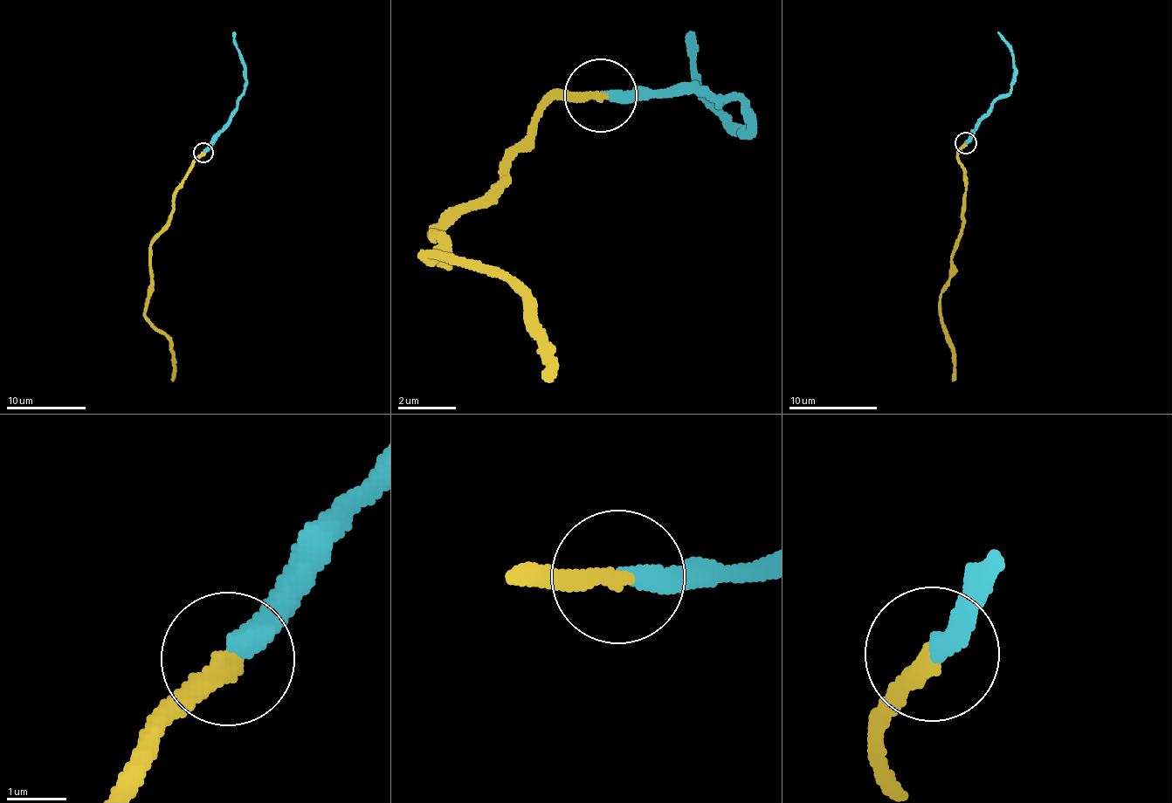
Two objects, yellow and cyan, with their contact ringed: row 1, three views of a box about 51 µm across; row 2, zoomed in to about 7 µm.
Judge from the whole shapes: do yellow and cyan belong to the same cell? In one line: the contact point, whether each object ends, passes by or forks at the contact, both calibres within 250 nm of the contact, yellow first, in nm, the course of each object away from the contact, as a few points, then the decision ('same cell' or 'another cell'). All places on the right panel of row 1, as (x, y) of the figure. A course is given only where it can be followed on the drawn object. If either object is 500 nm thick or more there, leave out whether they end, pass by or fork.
at (966, 143); yellow ends there; cyan ends there; 320 nm thick on the yellow side, 340 nm on the other; yellow runs (966, 143), (958, 154), (966, 209), (941, 296), (953, 381); cyan runs (966, 141), (976, 121), (1009, 92), (1013, 56), (997, 31); same cell

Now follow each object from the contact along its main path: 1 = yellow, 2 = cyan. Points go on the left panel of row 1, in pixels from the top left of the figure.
1: (203, 153), (175, 194), (169, 223), (150, 247), (151, 297), (146, 318), (168, 340), (173, 381)
2: (203, 151), (227, 121), (244, 92), (244, 78), (233, 31)

